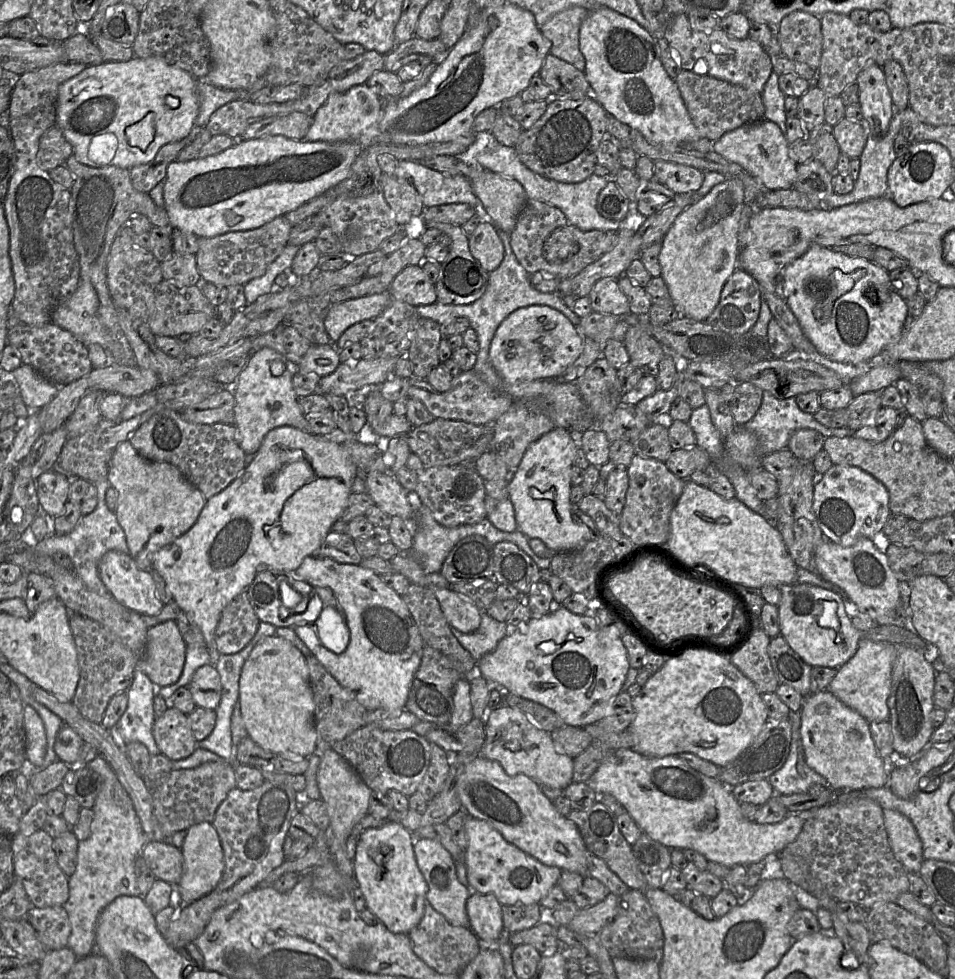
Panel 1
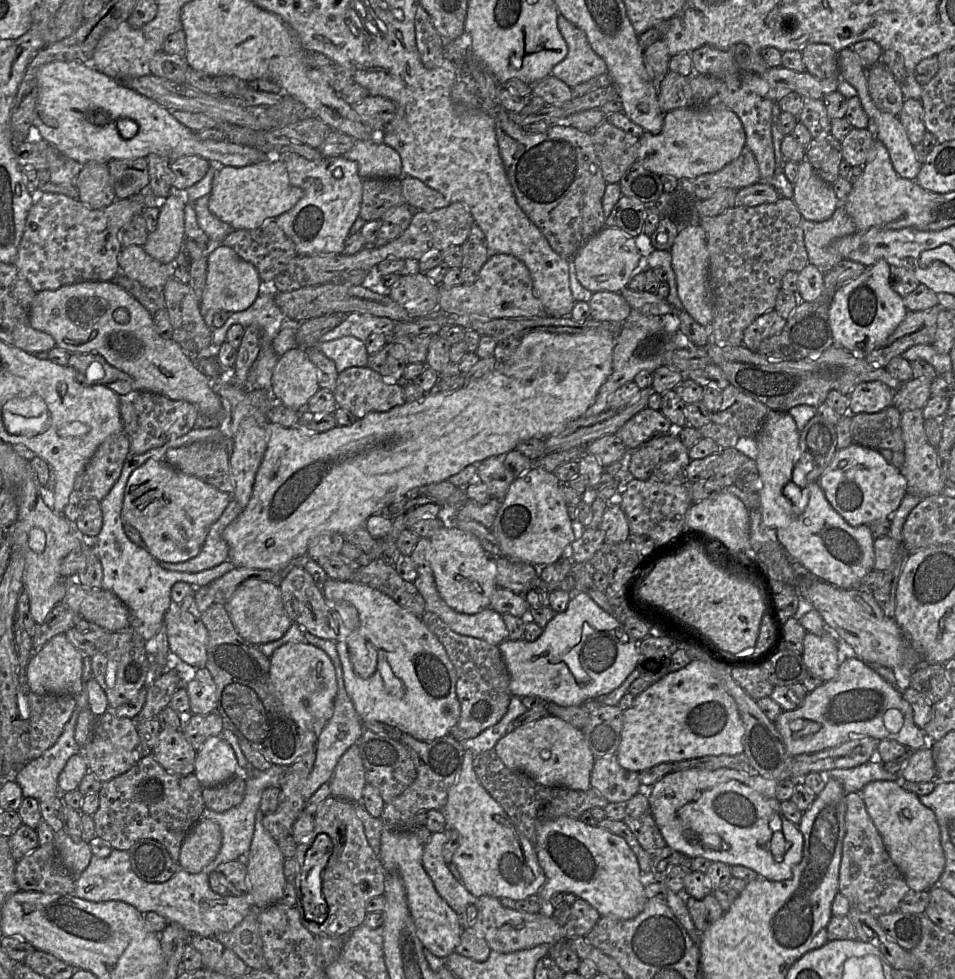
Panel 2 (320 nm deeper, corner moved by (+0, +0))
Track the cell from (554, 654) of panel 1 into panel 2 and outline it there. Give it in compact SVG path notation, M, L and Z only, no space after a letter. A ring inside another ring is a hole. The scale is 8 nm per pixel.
M574 593L567 609L552 618L537 640L506 639L498 647L509 673L509 689L513 696L537 696L559 706L576 706L609 694L625 681L637 666L638 642L623 624L599 607L589 595Z

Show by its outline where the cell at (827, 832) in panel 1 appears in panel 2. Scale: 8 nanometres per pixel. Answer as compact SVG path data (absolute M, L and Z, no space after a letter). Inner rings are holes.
M847 793L845 804L845 836L839 867L838 891L847 898L850 908L862 913L878 917L898 911L900 901L910 888L887 853L860 794Z

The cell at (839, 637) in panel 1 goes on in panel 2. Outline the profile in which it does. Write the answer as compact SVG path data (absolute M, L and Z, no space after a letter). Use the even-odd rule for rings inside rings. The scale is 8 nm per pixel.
M829 630L822 635L807 632L801 656L808 671L817 675L823 682L834 679L840 666L838 637Z

